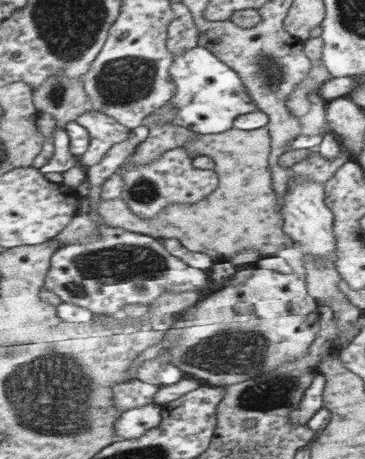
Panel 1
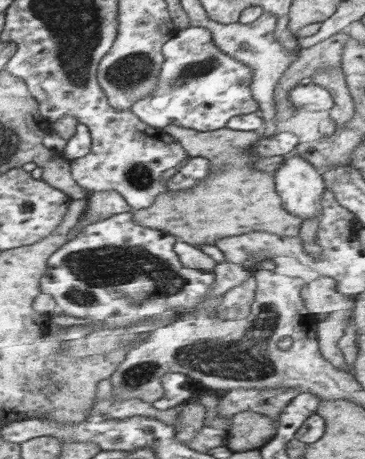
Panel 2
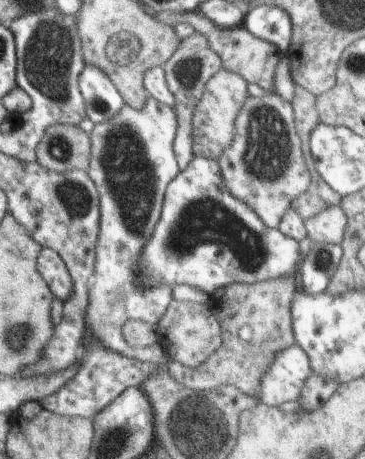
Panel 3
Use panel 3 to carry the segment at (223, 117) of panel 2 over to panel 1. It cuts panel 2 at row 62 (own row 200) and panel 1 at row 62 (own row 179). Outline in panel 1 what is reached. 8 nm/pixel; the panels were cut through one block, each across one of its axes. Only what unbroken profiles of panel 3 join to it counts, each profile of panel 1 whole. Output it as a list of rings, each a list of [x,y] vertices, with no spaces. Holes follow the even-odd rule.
[[[203,44],[177,56],[175,64],[171,66],[171,76],[179,84],[179,92],[171,100],[179,106],[179,114],[169,124],[169,130],[183,130],[183,132],[193,132],[201,136],[225,134],[233,128],[235,118],[247,116],[257,110],[239,74],[231,70],[227,62],[223,62],[215,52],[211,52]]]

